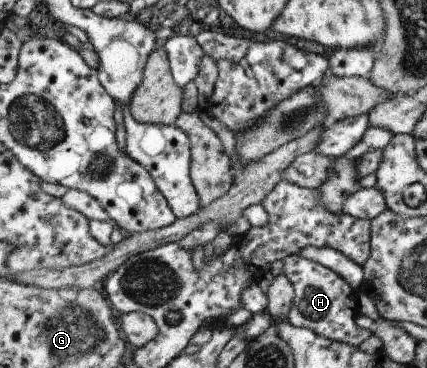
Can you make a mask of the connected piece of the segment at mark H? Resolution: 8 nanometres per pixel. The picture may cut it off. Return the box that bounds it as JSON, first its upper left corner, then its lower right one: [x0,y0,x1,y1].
[283,255,374,346]

